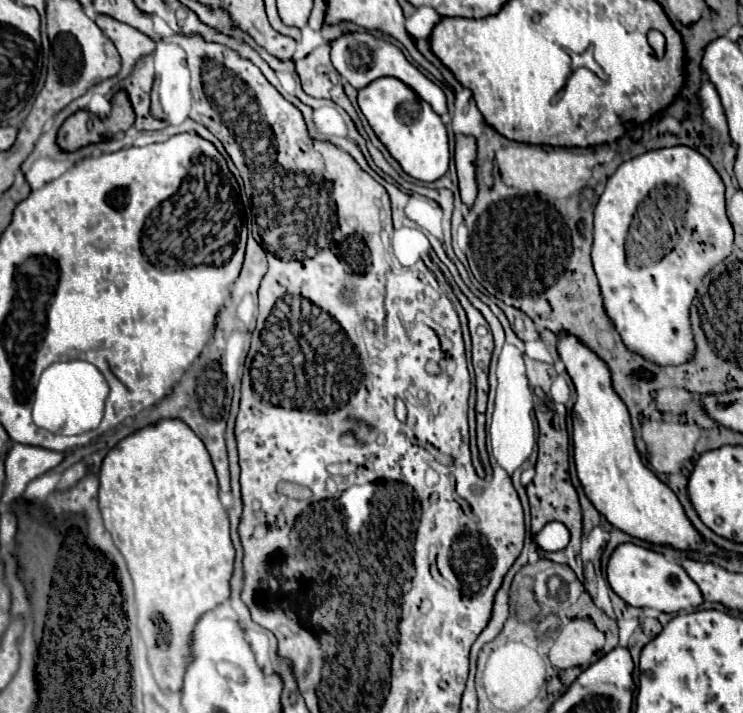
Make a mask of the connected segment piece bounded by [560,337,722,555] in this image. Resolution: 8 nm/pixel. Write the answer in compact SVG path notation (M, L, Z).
M560 337L560 359L564 361L578 393L578 401L572 411L574 463L582 489L592 505L614 527L652 545L702 555L716 555L722 551L716 543L704 541L686 517L672 489L642 463L634 445L628 409L622 399L612 393L612 385L608 385L608 369L604 369L604 365L600 365L600 361L596 361L596 357L580 345L580 341L572 341L572 337Z

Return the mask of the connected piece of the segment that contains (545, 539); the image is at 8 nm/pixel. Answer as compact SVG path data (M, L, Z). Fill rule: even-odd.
M552 521L552 525L546 525L534 537L534 541L544 551L560 551L560 549L564 549L564 545L568 545L568 529L564 529L564 525L560 525L560 523Z

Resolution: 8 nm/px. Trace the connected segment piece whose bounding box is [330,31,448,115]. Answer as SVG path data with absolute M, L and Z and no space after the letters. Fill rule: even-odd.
M348 31L348 33L342 33L340 37L336 37L330 43L330 47L330 61L332 61L334 69L342 77L346 77L352 87L362 89L368 83L372 83L374 79L390 75L390 77L396 77L396 79L404 81L408 87L412 87L424 101L428 101L432 105L432 109L438 115L442 115L442 113L448 111L446 109L446 95L444 95L444 91L436 83L432 83L418 67L414 67L406 59L406 55L402 53L402 49L398 49L396 45L392 45L392 43L384 41L384 39L378 39L372 33L368 33L368 31Z

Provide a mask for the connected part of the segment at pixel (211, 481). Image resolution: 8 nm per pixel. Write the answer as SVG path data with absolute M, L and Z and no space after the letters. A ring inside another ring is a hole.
M164 419L122 439L102 461L100 467L100 511L116 547L128 563L138 605L138 629L148 645L150 667L162 691L182 691L182 677L192 661L190 643L198 619L230 599L230 579L234 573L234 545L230 539L228 513L218 499L218 479L204 443L184 425L184 421ZM156 613L166 619L170 629L156 633Z

